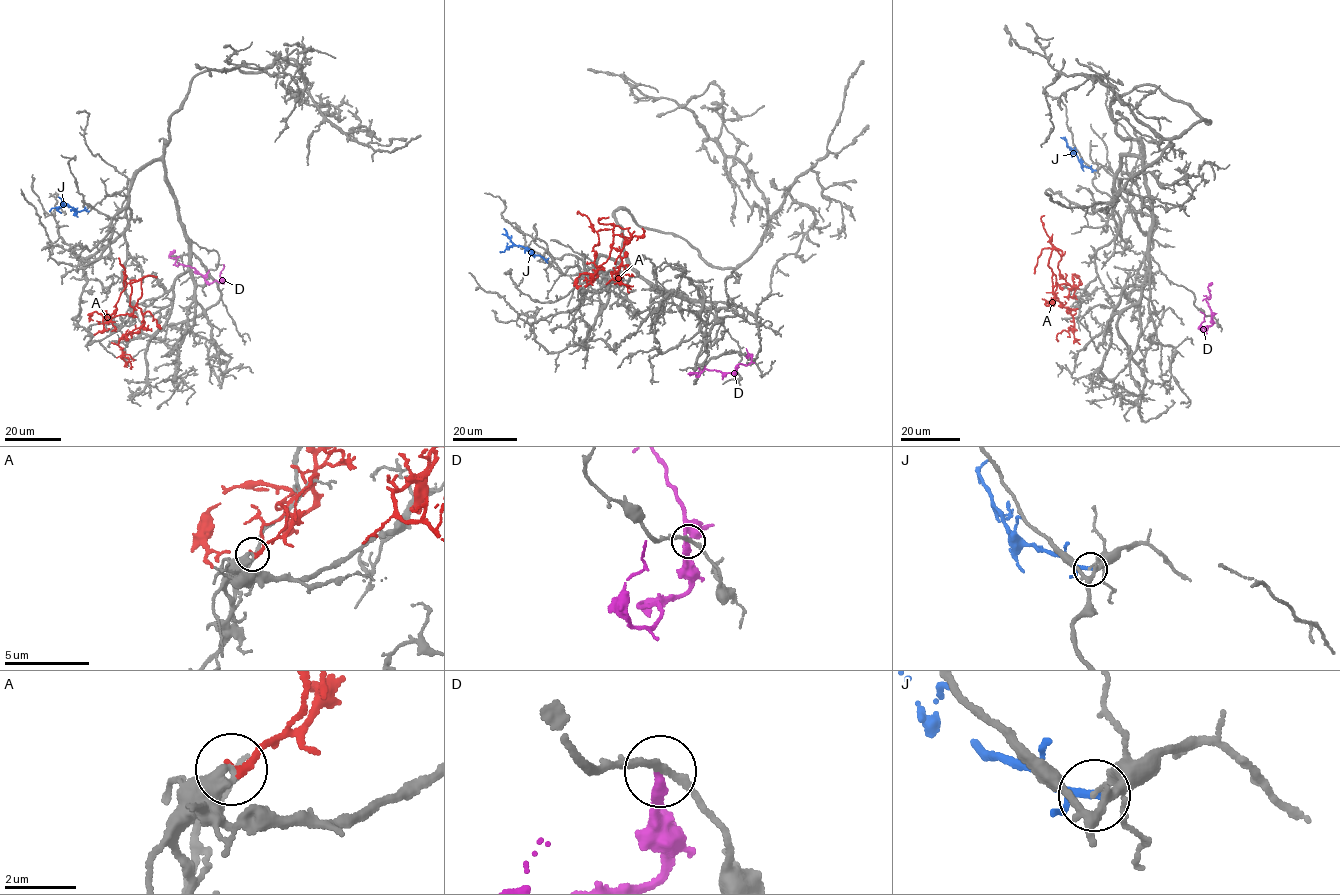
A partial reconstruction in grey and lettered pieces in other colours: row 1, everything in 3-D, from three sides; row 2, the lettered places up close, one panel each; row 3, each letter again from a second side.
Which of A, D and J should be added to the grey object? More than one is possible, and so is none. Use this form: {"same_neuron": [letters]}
{"same_neuron": []}

